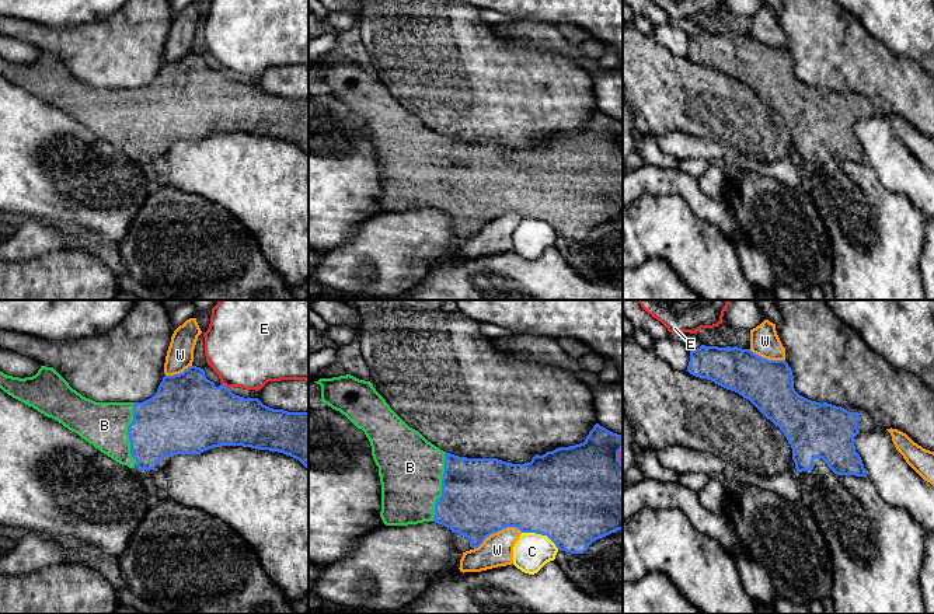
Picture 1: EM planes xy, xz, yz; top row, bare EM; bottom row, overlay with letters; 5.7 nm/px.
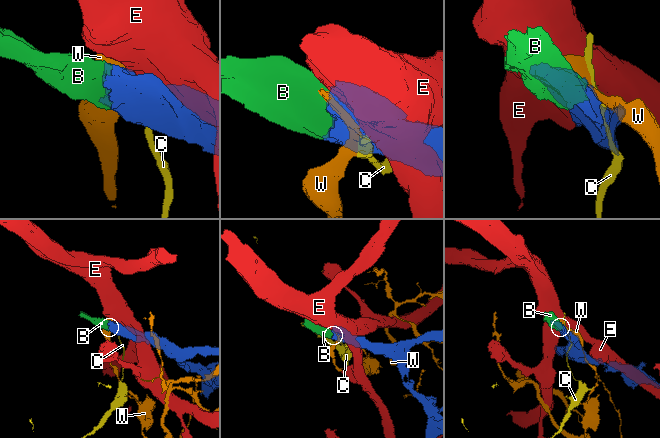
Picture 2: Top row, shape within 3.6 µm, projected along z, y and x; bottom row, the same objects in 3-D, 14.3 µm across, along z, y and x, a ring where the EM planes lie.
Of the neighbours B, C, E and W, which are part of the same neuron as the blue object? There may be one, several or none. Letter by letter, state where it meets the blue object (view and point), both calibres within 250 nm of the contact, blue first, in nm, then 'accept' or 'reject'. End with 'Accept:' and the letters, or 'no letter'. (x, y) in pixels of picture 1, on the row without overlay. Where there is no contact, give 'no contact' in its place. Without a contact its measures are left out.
B: meets blue in xz at (442, 173); 440 nm thick on the blue side, 360 nm on the other; accept
C: meets blue in xz at (540, 219); 500 nm thick on the blue side, 220 nm on the other; reject
E: meets blue in xy at (225, 72); 440 nm thick on the blue side, 420 nm on the other; reject
W: meets blue in xz at (498, 216); 440 nm thick on the blue side, 190 nm on the other; reject
Accept: B

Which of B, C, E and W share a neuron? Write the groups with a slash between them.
B / C / E / W

